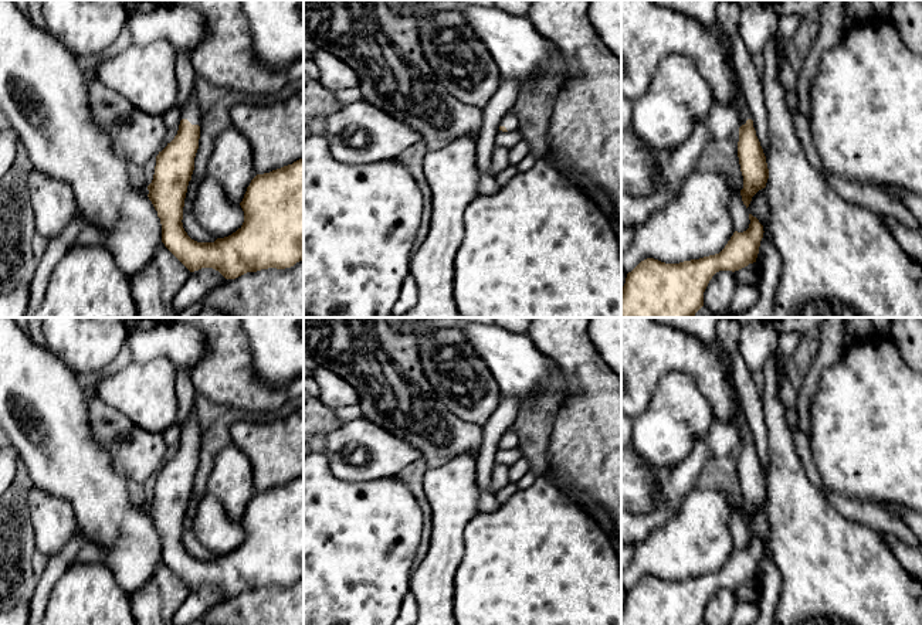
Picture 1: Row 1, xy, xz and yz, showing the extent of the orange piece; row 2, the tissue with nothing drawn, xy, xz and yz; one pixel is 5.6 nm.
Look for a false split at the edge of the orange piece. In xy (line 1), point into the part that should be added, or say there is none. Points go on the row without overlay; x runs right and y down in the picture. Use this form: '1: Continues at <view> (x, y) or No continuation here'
1: Continues at xy (190, 430)

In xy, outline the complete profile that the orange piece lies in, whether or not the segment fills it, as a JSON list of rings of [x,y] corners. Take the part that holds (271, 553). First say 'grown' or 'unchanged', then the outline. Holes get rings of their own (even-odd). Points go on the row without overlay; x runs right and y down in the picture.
grown; [[[193,408],[187,422],[180,428],[182,438],[177,452],[156,473],[152,500],[148,503],[162,541],[162,560],[190,588],[213,585],[226,597],[235,597],[247,590],[277,585],[285,587],[304,578],[304,476],[292,482],[257,492],[240,520],[244,529],[243,543],[228,554],[214,560],[197,560],[183,546],[183,524],[189,499],[194,488],[199,466],[201,429]]]

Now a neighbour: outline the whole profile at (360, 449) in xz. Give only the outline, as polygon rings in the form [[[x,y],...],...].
[[[360,417],[325,434],[332,473],[343,480],[393,478],[423,458],[411,444]]]

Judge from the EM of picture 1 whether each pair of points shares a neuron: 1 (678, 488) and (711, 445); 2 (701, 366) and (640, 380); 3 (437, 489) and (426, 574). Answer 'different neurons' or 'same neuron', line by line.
1: same neuron
2: same neuron
3: same neuron

